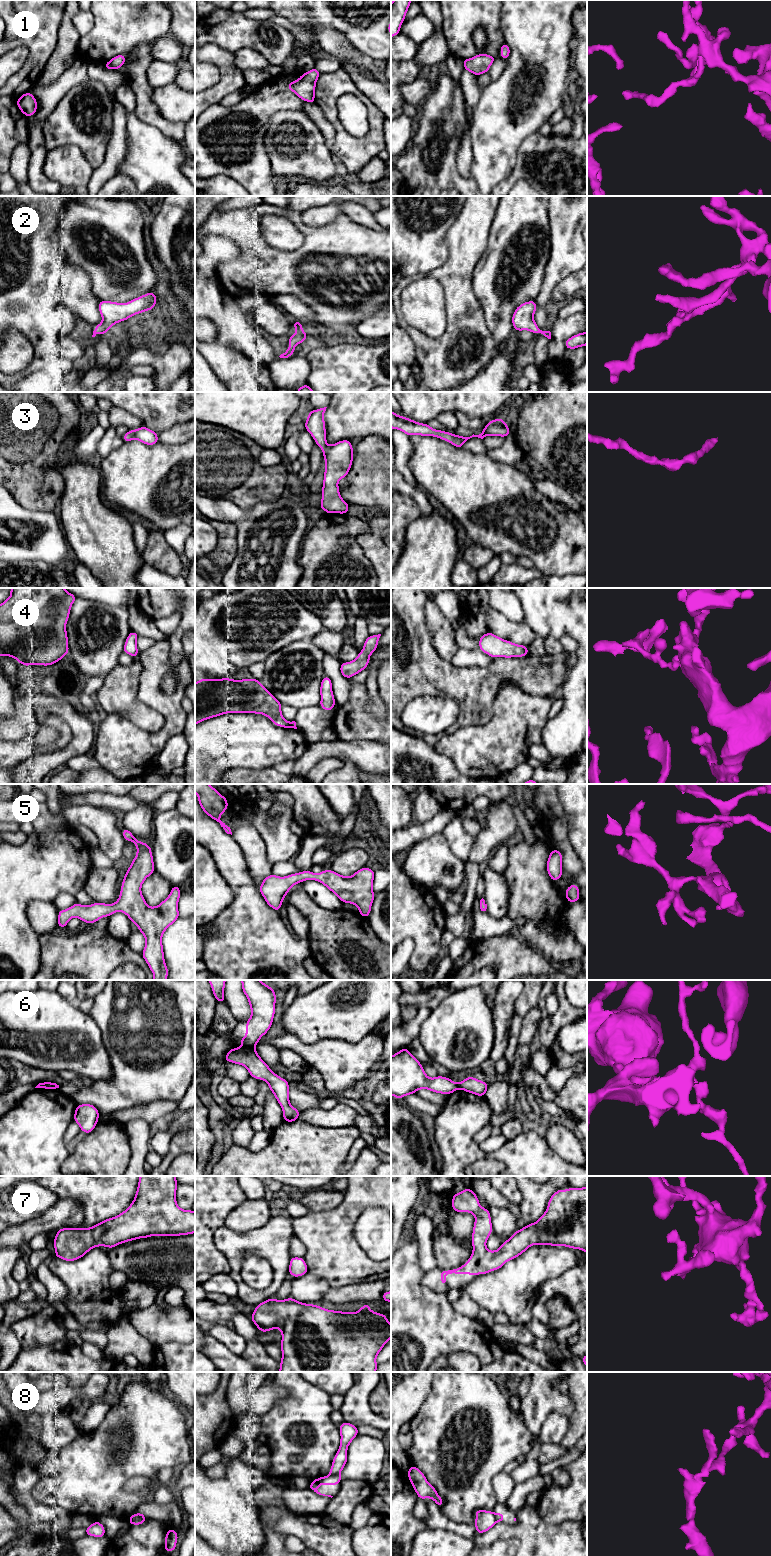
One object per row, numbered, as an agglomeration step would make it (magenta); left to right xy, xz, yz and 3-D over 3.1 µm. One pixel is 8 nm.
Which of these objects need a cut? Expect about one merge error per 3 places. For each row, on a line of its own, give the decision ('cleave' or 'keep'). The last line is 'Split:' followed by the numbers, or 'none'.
1: keep
2: keep
3: keep
4: keep
5: keep
6: cleave
7: keep
8: cleave
Split: 6, 8

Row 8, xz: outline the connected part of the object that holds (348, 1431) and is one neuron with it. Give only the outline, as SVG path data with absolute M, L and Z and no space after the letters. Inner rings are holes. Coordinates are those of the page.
M343 1422L338 1428L341 1435L340 1447L333 1458L330 1475L339 1474L346 1465L348 1454L347 1448L351 1441L359 1434L358 1428L347 1422Z

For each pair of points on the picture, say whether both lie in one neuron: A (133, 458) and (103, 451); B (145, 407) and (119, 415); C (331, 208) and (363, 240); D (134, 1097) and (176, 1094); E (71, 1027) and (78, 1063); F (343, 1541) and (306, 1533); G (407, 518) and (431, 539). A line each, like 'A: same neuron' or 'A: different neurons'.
A: different neurons
B: different neurons
C: different neurons
D: same neuron
E: same neuron
F: same neuron
G: different neurons

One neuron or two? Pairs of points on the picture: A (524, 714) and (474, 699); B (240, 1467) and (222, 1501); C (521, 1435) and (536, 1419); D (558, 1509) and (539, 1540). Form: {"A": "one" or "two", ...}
{"A": "two", "B": "two", "C": "two", "D": "two"}

